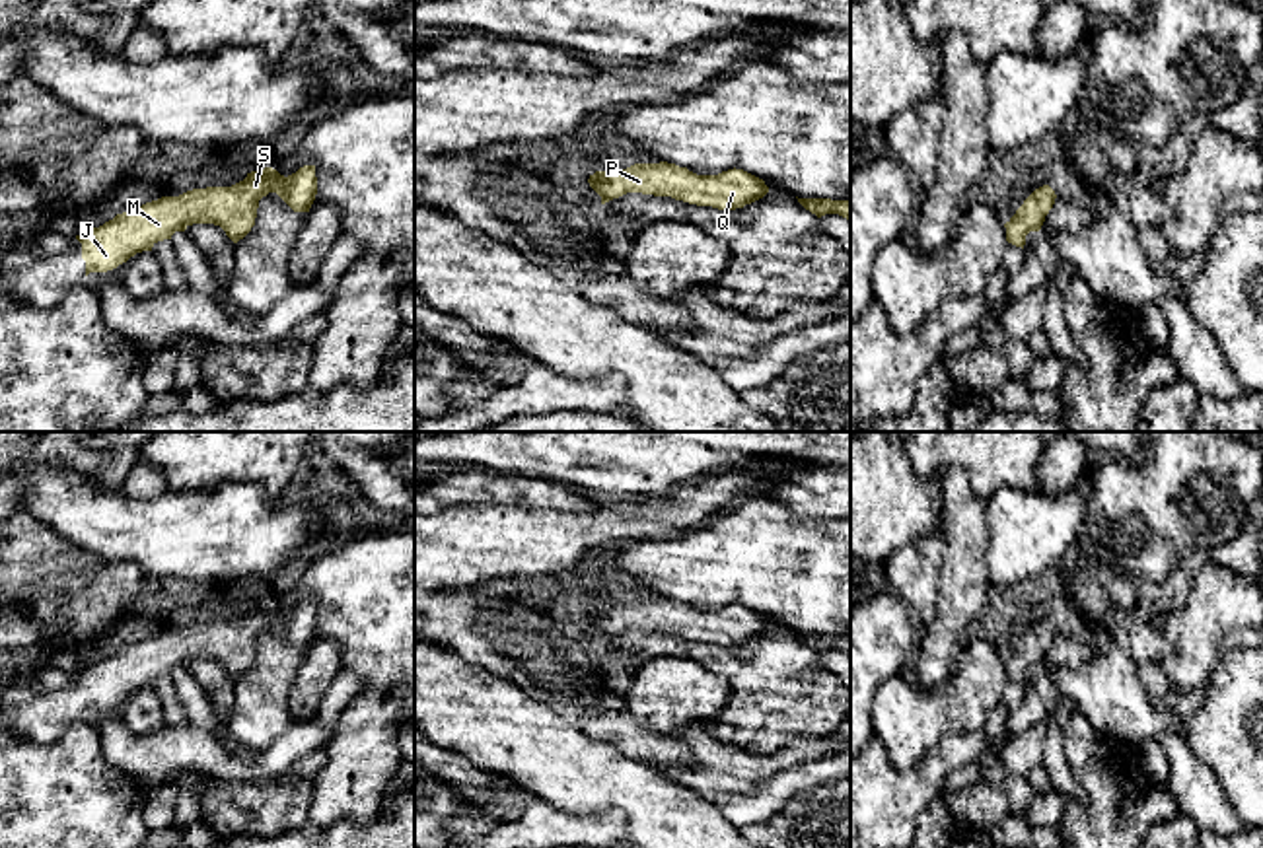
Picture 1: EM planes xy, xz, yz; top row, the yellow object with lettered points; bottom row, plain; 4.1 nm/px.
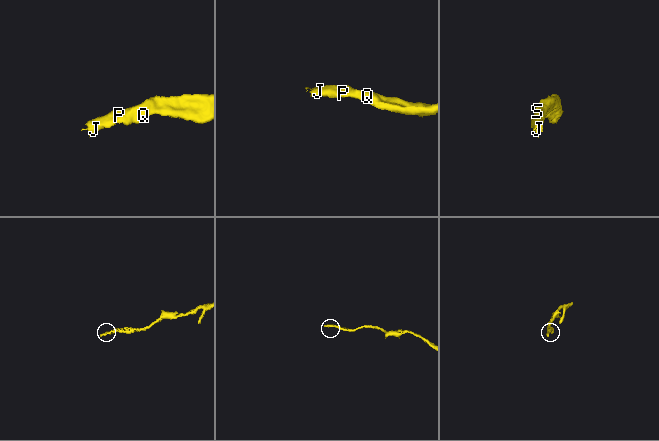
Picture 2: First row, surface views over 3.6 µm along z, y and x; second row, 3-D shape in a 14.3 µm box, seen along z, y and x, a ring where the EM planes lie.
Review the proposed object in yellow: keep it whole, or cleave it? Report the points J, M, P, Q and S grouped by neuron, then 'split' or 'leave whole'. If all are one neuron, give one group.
J M P Q S | leave whole

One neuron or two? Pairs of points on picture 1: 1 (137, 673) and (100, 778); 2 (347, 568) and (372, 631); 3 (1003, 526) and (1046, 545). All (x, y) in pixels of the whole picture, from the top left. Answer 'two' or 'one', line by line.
1: two
2: one
3: one

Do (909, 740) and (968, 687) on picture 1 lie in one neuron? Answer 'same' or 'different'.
same

